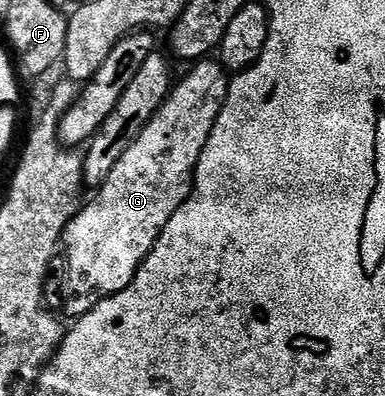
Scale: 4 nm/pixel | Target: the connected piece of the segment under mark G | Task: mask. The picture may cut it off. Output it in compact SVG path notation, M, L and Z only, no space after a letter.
M199 60L183 79L174 83L173 89L159 111L145 124L145 128L125 148L125 156L113 164L113 172L104 180L102 186L94 191L95 199L88 201L80 209L79 215L68 224L63 233L62 253L67 253L67 299L63 302L63 310L71 320L81 317L85 312L97 308L101 300L109 296L117 296L137 276L137 268L149 256L153 244L161 236L165 224L173 220L177 208L185 204L195 184L197 160L201 160L201 152L213 132L213 124L221 112L223 102L227 98L229 85L228 71L218 61Z

